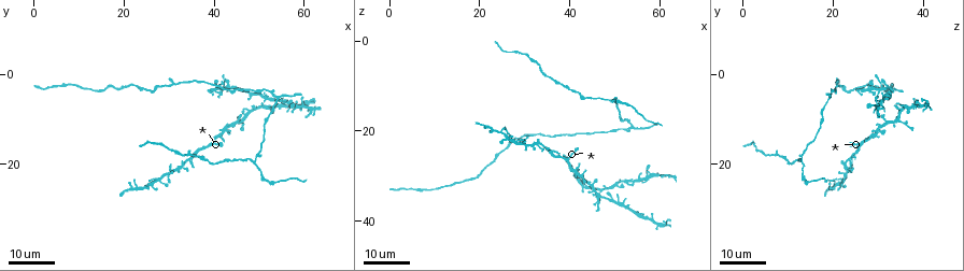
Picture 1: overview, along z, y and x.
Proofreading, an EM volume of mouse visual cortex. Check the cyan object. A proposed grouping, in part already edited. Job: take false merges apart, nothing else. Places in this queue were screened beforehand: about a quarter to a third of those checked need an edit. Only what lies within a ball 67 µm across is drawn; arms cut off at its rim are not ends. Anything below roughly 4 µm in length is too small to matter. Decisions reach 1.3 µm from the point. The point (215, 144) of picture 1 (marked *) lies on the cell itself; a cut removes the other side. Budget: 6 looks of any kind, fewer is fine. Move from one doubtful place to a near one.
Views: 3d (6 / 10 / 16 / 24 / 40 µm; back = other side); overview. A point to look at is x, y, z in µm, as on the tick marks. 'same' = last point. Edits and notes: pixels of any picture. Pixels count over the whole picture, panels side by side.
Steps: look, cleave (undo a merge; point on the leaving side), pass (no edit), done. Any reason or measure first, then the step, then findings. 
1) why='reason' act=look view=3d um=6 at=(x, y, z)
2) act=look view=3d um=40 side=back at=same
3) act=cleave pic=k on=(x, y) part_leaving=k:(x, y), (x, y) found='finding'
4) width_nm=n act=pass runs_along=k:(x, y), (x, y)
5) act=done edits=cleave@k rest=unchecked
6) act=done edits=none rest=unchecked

why='three-way junction' act=look view=3d um=24 at=(33.5, 20.0, 22.5)

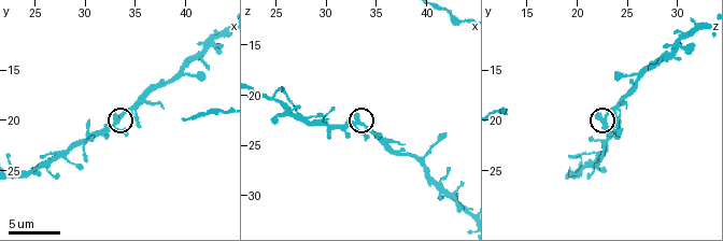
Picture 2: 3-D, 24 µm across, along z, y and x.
why='closer look' act=look view=3d um=6 at=(33.2, 20.0, 22.6)

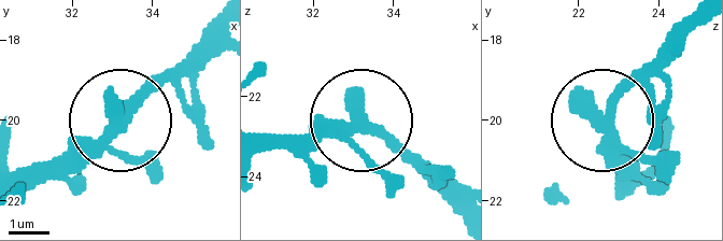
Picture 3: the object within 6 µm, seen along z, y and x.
width_nm=310 act=pass runs_along=3:(456, 210), (364, 121), (265, 138) found='all the same cell'

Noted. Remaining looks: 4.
why='arms part here' act=look view=3d um=24 at=(49.0, 8.0, 34.5)

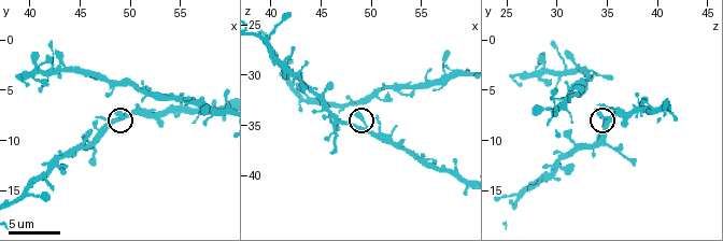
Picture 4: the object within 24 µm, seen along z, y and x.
act=look view=3d um=10 at=(49.4, 7.8, 34.6)

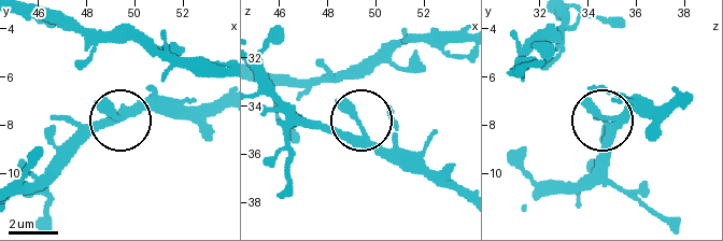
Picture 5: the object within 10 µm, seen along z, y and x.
arms=3 act=pass found='one cell here'

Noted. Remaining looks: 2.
why='side arm on a straight run' act=look view=3d um=16 at=(48.5, 19.5, 13.0)

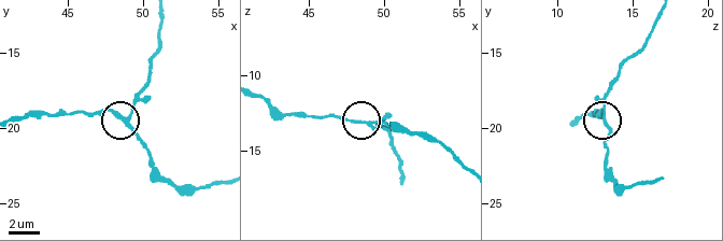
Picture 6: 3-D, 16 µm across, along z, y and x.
why='zoom in' act=look view=3d um=10 at=(48.8, 19.6, 13.0)

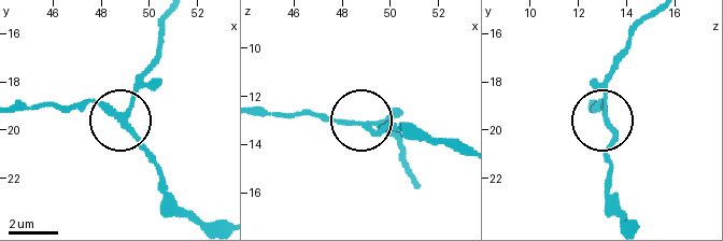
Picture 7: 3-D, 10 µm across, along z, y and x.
width_nm=180 act=cleave pic=7 on=(149, 87) part_leaving=7:(125, 111), (137, 76), (157, 52), (159, 20) found='two cells meet here'

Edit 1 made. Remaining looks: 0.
act=done edits=cleave@7 rest=unchecked

